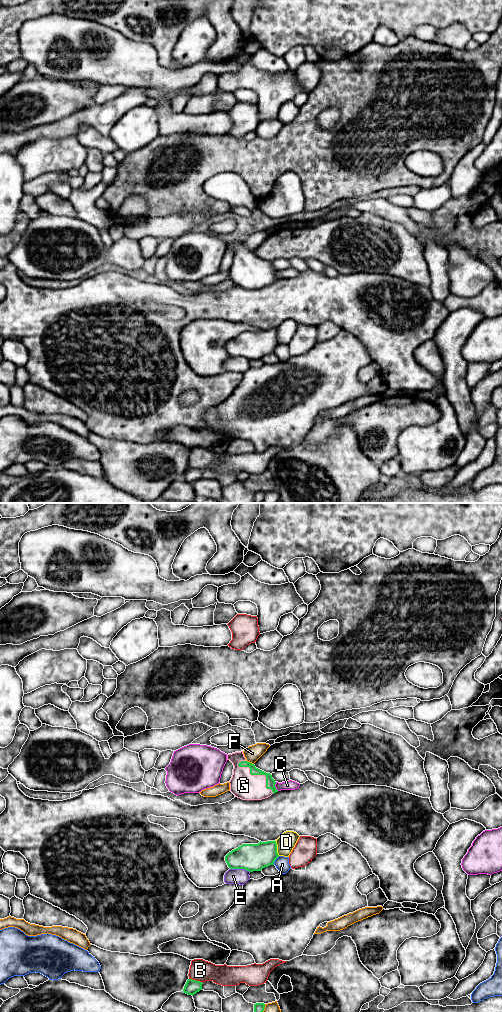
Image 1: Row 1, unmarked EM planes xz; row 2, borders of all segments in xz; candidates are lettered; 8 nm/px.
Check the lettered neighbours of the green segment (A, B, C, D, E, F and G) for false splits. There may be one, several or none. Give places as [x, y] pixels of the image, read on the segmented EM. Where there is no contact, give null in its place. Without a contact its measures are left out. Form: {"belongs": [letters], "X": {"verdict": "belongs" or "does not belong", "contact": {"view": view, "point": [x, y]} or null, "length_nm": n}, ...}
{"belongs": ["G"], "A": {"verdict": "does not belong", "contact": {"view": "xz", "point": [275, 859]}, "length_nm": 90}, "B": {"verdict": "does not belong", "contact": {"view": "xz", "point": [195, 980]}, "length_nm": 120}, "C": {"verdict": "does not belong", "contact": {"view": "xz", "point": [274, 786]}, "length_nm": 80}, "D": {"verdict": "does not belong", "contact": {"view": "xz", "point": [276, 848]}, "length_nm": 130}, "E": {"verdict": "does not belong", "contact": {"view": "xz", "point": [240, 868]}, "length_nm": 160}, "F": {"verdict": "does not belong", "contact": {"view": "xz", "point": [249, 762]}, "length_nm": 70}, "G": {"verdict": "belongs", "contact": {"view": "xz", "point": [258, 774]}, "length_nm": 380}}

